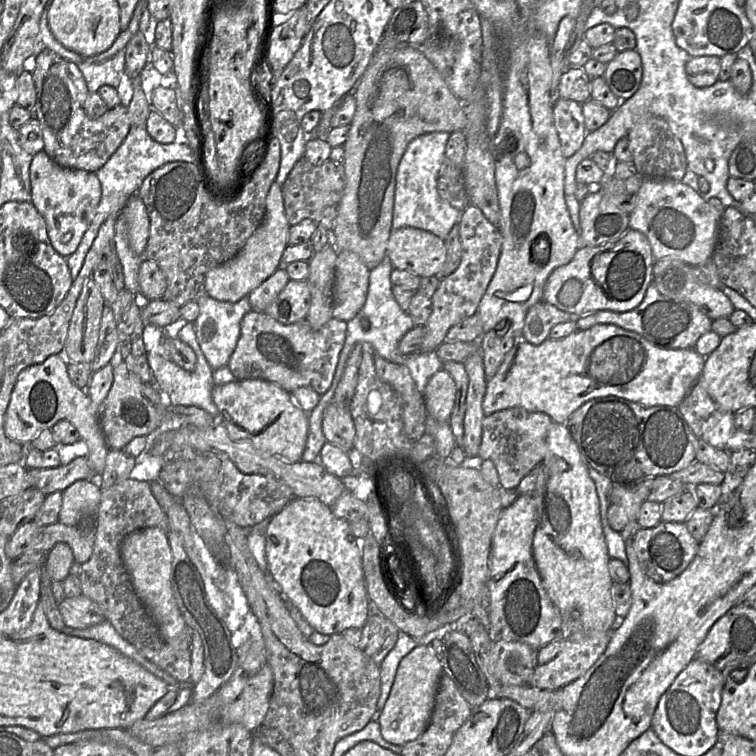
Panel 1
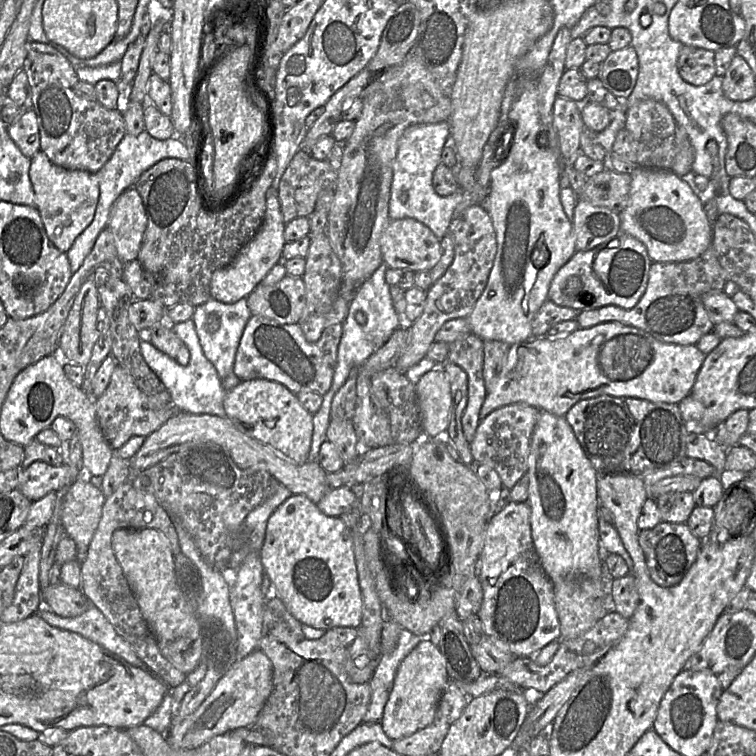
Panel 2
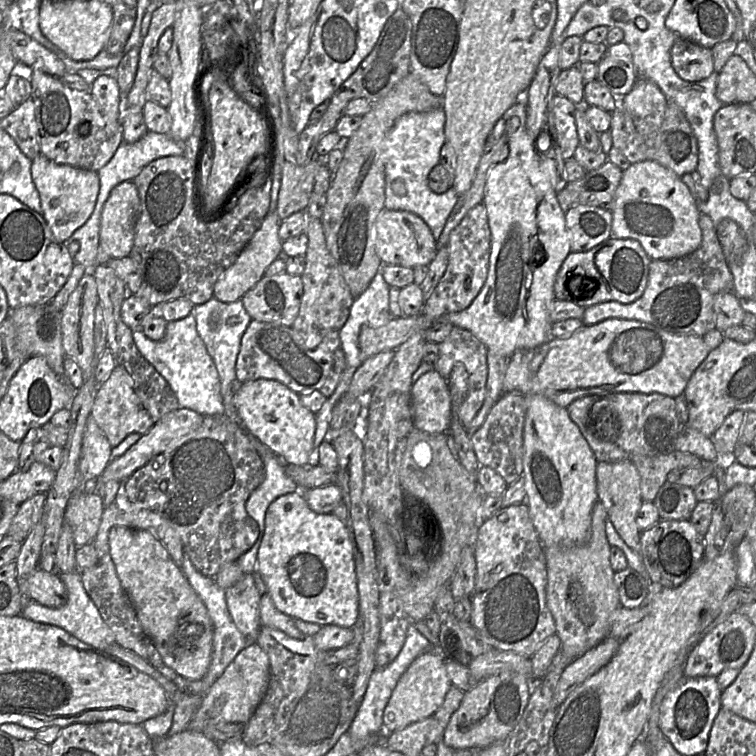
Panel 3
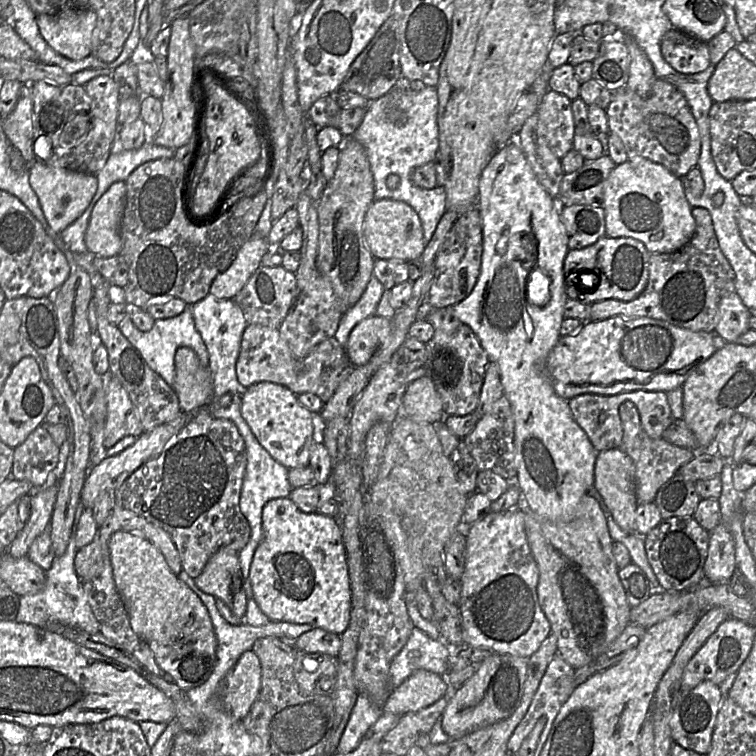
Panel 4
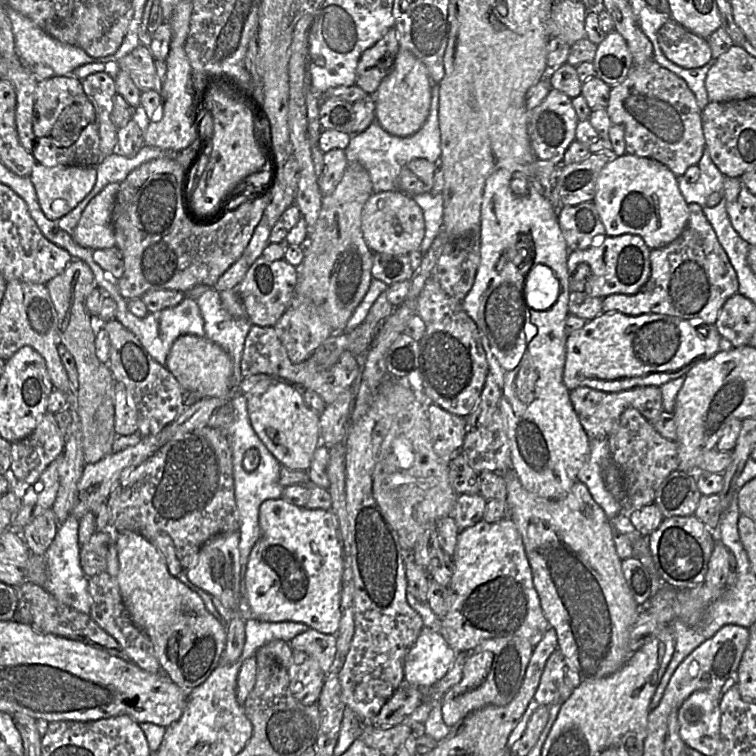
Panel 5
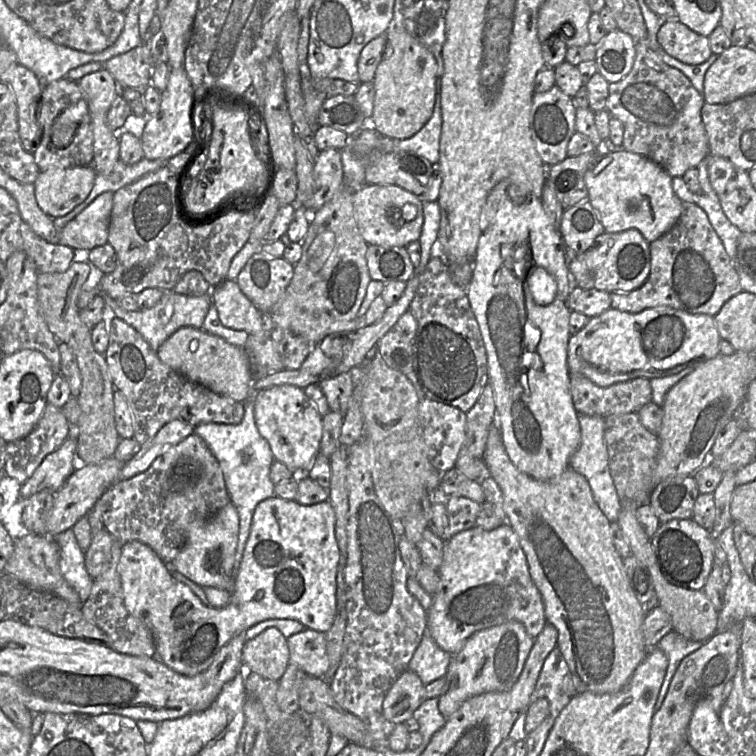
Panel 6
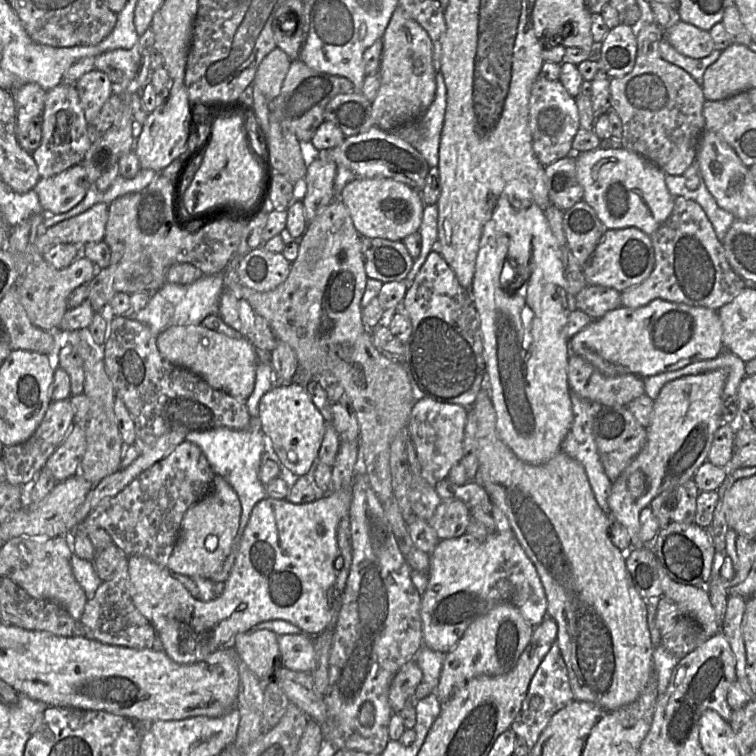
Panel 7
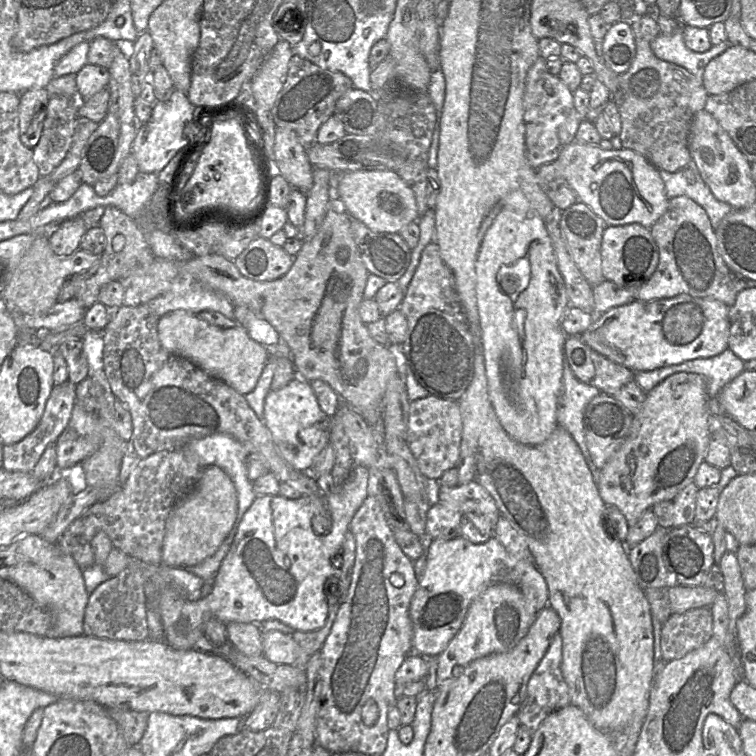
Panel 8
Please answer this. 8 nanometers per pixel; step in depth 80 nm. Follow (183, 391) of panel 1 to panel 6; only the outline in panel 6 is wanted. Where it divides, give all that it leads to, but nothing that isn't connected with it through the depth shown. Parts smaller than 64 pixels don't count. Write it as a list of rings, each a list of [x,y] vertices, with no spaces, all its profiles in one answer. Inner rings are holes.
[[[172,290],[165,291],[160,301],[149,309],[138,309],[136,311],[128,311],[120,307],[116,300],[102,295],[106,302],[105,317],[112,315],[123,320],[134,329],[136,329],[155,352],[175,331],[182,327],[194,327],[203,329],[203,322],[213,303],[211,294],[202,296],[188,296],[176,293]]]

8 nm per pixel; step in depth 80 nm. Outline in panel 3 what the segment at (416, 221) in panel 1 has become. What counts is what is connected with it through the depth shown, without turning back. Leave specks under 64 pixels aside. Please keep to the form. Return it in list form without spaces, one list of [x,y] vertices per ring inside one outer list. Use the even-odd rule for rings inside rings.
[[[442,107],[427,112],[410,112],[395,122],[383,141],[385,163],[385,203],[388,210],[402,210],[419,216],[430,228],[437,240],[458,201],[459,195],[453,187],[446,192],[434,193],[428,185],[428,175],[439,163],[440,150],[445,143],[445,113]],[[401,179],[406,194],[397,196],[391,187],[394,180]]]

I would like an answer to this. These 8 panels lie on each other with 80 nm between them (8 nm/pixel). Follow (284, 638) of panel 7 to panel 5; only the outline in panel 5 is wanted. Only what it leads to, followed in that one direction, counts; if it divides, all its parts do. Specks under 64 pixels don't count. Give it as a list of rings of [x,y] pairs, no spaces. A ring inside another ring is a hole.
[[[309,628],[295,636],[289,644],[293,651],[305,652],[314,658],[323,672],[328,674],[337,651],[335,635]]]

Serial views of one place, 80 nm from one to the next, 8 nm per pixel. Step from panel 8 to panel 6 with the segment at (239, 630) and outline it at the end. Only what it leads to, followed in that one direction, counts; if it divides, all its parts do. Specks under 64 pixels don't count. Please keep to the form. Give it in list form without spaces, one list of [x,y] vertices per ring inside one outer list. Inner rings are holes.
[[[267,628],[255,638],[245,641],[242,662],[248,672],[278,681],[290,662],[287,638],[276,628]]]

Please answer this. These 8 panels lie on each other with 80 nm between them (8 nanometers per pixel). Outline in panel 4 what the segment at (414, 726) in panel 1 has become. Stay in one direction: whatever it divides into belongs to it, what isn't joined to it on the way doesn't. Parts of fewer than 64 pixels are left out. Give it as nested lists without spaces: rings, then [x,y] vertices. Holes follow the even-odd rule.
[[[417,670],[391,691],[382,713],[389,712],[401,717],[434,704],[448,696],[450,690],[445,676],[428,670]]]

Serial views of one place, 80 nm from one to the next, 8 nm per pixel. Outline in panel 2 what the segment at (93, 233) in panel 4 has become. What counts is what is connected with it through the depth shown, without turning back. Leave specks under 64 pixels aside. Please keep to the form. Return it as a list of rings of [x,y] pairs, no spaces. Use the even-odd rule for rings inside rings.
[[[130,187],[114,202],[107,224],[122,262],[137,259],[146,226],[147,217],[142,199],[138,191]]]

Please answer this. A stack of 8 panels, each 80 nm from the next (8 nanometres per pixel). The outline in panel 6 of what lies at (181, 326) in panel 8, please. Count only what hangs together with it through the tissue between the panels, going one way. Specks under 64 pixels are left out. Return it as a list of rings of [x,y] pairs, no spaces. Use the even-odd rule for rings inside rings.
[[[182,327],[165,340],[156,353],[162,363],[214,393],[238,402],[244,402],[248,397],[250,398],[253,376],[244,349],[218,336],[203,329]]]

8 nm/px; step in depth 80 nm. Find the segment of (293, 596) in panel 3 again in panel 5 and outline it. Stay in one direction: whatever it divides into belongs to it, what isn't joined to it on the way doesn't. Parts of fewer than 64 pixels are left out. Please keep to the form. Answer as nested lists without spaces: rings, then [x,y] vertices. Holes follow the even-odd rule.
[[[283,497],[267,499],[259,508],[261,536],[253,546],[244,576],[245,598],[254,619],[306,624],[336,635],[341,611],[343,553],[331,510],[296,506]]]

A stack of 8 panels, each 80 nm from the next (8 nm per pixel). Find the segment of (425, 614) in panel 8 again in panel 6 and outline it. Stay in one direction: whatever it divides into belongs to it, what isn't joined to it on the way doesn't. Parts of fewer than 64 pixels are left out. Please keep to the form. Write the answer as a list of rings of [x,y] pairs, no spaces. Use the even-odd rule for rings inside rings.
[[[508,522],[493,530],[472,527],[463,530],[444,543],[443,559],[438,569],[439,586],[432,596],[427,614],[427,633],[436,644],[453,655],[463,648],[466,640],[475,632],[509,621],[524,625],[527,634],[535,639],[547,623],[542,596],[534,584],[519,538]]]

